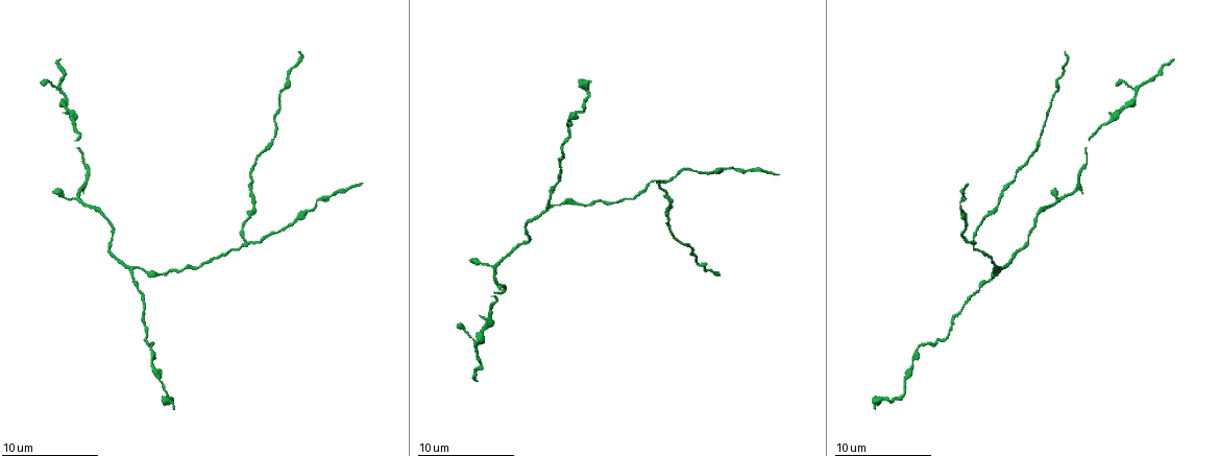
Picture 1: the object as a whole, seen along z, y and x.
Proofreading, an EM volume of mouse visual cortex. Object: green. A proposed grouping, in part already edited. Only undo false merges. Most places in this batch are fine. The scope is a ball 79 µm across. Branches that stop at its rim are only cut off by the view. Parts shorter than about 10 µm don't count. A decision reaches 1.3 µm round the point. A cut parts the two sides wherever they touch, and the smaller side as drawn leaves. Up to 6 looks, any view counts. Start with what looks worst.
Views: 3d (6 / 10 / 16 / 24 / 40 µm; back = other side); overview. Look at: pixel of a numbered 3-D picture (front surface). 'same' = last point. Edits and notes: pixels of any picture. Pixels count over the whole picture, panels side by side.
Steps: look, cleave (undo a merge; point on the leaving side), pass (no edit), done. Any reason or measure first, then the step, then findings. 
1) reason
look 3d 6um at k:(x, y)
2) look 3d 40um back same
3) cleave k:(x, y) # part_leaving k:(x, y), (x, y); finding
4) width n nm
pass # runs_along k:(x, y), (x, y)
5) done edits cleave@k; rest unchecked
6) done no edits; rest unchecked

three-way junction
look 3d 16um at 1:(245, 241)

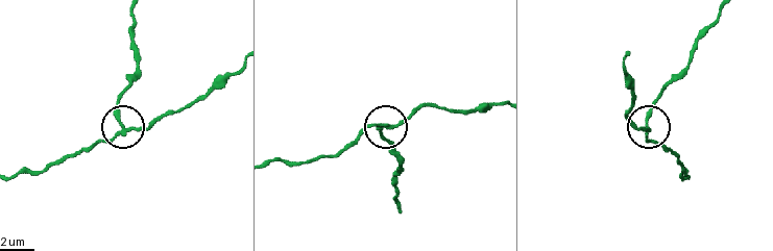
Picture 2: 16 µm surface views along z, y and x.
arms 3
pass # runs_along 2:(11, 176), (45, 171), (125, 127), (146, 130), (156, 123); continuous, no second neuron

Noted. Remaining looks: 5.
three-way junction
look 3d 10um at 1:(547, 205)

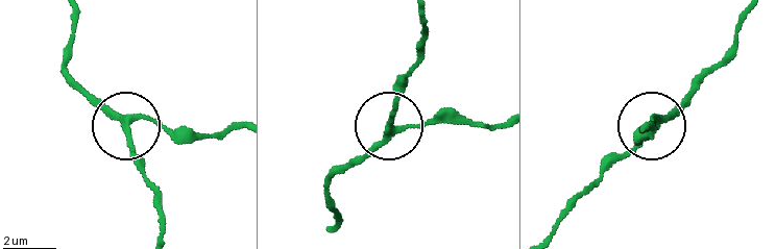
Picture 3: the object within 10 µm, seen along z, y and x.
width 220 nm
pass # runs_along 3:(647, 138), (653, 117), (608, 169); one neuron here

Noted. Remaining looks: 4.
side arm on a straight run
look 3d 10um at 1:(63, 93)

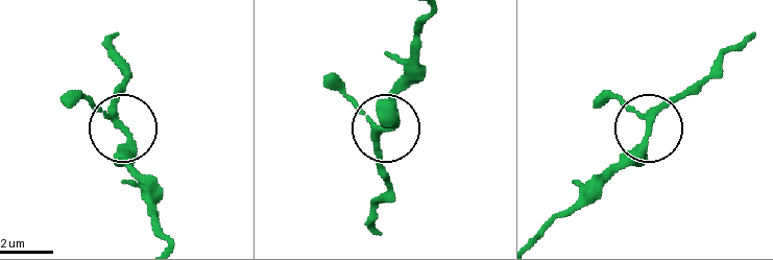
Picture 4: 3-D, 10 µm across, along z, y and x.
pass # runs_along 4:(537, 234), (578, 207), (638, 146), (652, 119), (690, 88); continuous, no second neuron

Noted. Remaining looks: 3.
done no edits; rest unchecked

